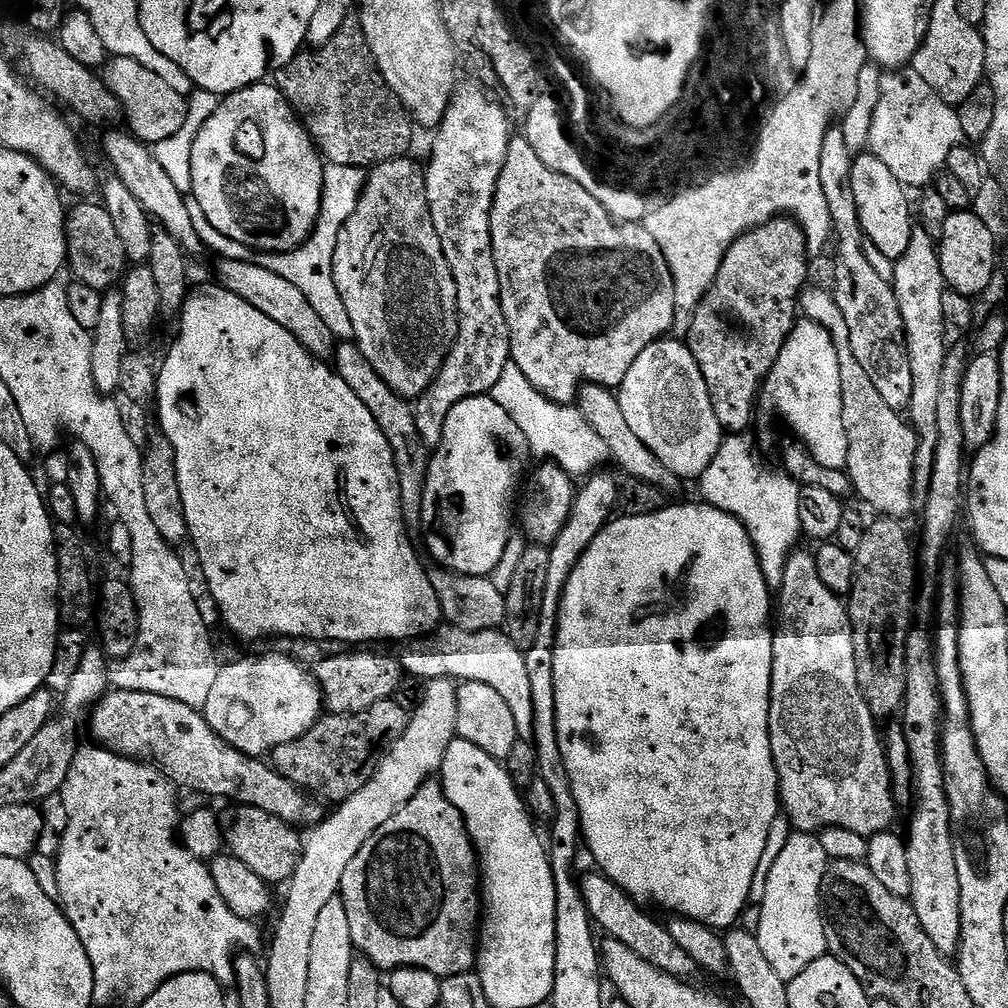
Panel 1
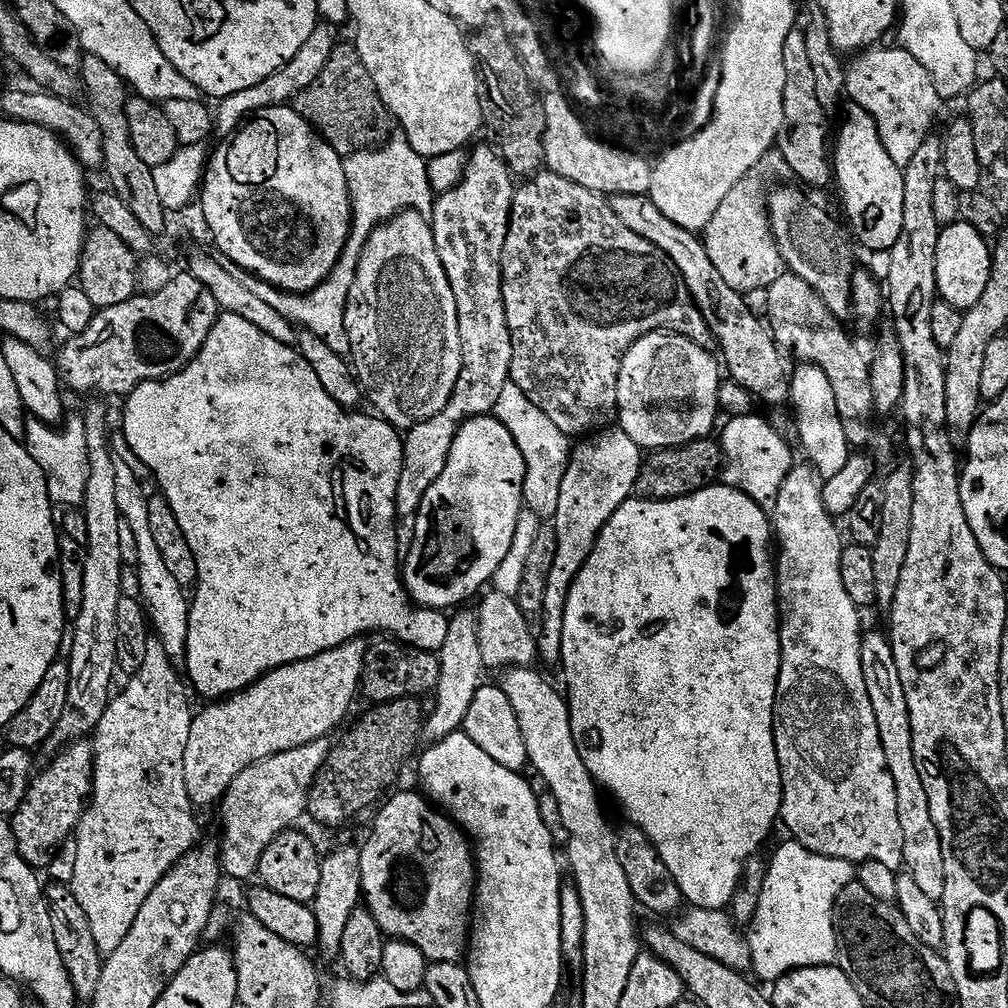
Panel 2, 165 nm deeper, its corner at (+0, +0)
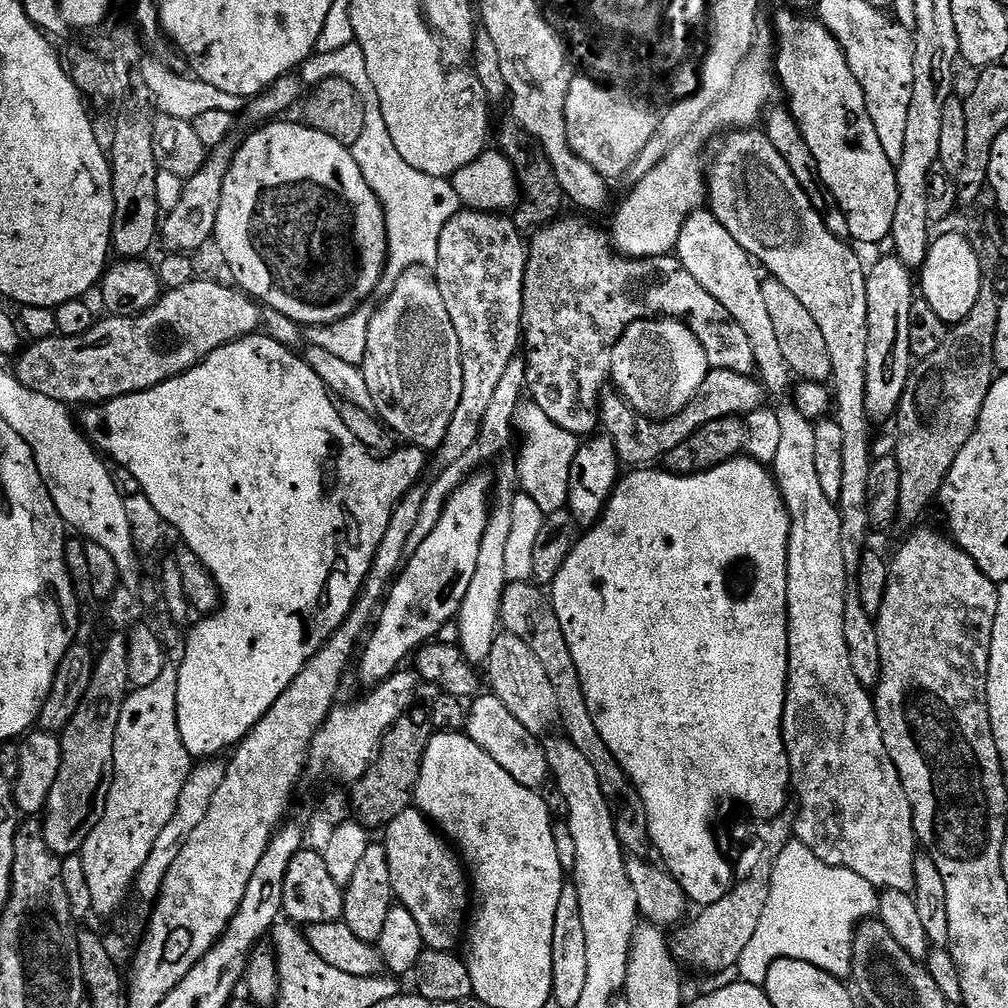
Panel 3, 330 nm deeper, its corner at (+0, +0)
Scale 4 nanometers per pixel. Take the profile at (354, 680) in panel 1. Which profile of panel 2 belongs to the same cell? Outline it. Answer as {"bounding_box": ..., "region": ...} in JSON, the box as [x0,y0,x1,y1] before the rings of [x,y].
{"bounding_box":[359,638,440,705],"region":[[[384,638],[381,644],[368,644],[368,653],[364,659],[360,674],[359,691],[366,699],[372,700],[373,705],[389,704],[392,700],[406,700],[409,698],[424,698],[424,695],[435,693],[440,677],[440,657],[435,652],[411,648],[409,644],[401,644],[392,638]]]}

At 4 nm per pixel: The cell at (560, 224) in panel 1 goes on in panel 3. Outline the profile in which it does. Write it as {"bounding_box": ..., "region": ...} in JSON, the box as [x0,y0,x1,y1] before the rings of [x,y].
{"bounding_box":[522,216,756,438],"region":[[[567,216],[531,233],[526,248],[528,265],[524,271],[522,357],[527,364],[526,388],[529,393],[532,391],[531,403],[538,405],[550,422],[574,433],[577,438],[591,437],[597,431],[600,423],[598,405],[612,374],[612,351],[625,330],[639,320],[683,320],[694,338],[698,338],[702,350],[706,350],[709,369],[734,370],[734,374],[743,376],[756,372],[754,350],[742,326],[734,322],[730,310],[726,310],[714,294],[707,292],[675,255],[647,256],[641,260],[621,256],[605,229],[603,232],[576,216]]]}

